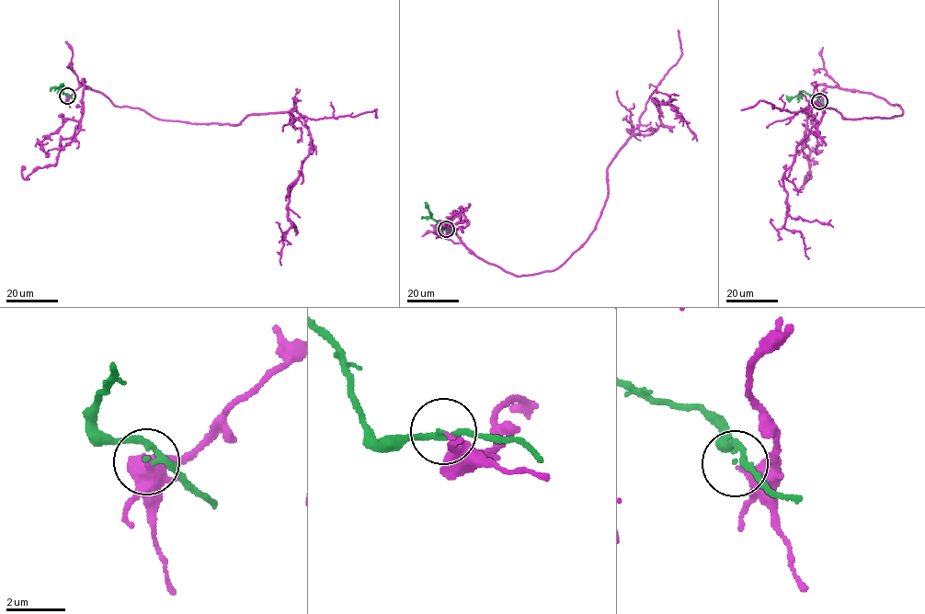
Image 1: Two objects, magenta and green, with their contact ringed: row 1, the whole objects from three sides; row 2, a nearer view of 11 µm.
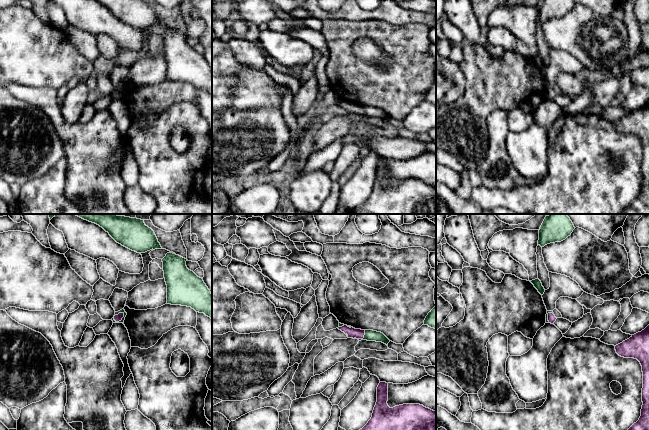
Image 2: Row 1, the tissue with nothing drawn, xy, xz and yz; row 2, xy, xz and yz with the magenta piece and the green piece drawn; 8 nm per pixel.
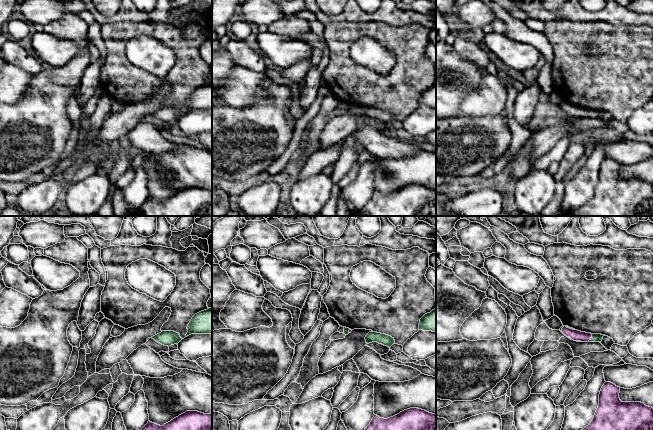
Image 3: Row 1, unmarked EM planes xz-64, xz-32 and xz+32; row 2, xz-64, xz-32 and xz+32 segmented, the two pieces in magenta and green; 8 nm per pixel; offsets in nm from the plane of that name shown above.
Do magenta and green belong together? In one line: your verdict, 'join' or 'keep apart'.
keep apart

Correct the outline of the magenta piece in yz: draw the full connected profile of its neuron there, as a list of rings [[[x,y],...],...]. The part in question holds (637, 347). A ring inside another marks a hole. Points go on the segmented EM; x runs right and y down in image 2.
[[[649,325],[616,345],[615,350],[621,357],[637,359],[643,372],[641,416],[628,430],[649,430]]]

